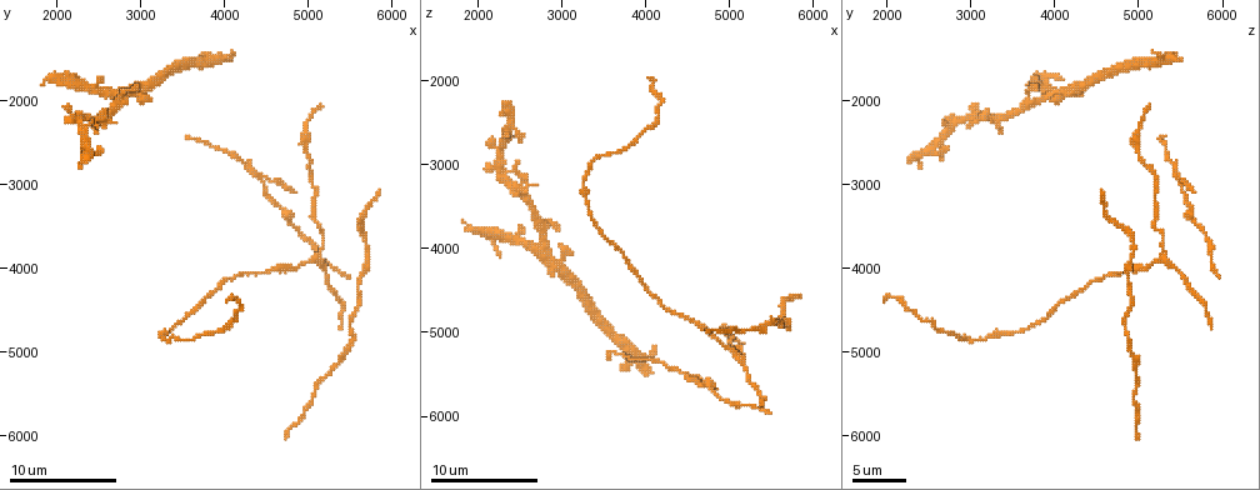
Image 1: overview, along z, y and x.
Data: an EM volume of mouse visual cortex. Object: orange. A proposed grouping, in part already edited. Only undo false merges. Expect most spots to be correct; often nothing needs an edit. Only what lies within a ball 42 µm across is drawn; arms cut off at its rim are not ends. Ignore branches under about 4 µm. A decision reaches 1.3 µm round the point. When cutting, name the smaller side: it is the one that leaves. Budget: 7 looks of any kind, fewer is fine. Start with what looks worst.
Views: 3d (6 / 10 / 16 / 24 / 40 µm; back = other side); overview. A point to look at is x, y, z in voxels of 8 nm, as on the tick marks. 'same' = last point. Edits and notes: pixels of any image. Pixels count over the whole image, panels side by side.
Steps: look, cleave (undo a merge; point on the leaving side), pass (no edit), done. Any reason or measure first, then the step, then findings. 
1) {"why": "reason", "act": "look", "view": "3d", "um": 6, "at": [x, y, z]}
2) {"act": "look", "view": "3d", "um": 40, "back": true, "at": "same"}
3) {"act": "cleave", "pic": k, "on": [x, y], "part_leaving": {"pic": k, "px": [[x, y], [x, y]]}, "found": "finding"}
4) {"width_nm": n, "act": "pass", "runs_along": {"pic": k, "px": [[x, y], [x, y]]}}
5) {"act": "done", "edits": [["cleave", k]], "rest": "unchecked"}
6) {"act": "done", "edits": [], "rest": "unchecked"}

{"why": "arms part here", "act": "look", "view": "3d", "um": 10, "at": [5100, 3950, 5300]}

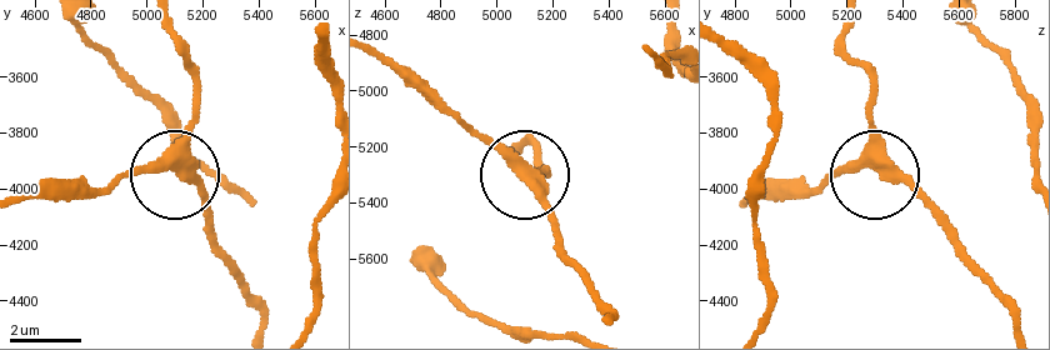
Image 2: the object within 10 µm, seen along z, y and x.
{"width_nm": 360, "act": "pass", "runs_along": {"pic": 2, "px": [[846, 25], [849, 51], [873, 88], [876, 165], [959, 238]]}, "found": "continuous, no second neuron"}

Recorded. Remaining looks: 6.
{"why": "calibre changes", "act": "look", "view": "3d", "um": 10, "at": [4750, 3450, 5650]}

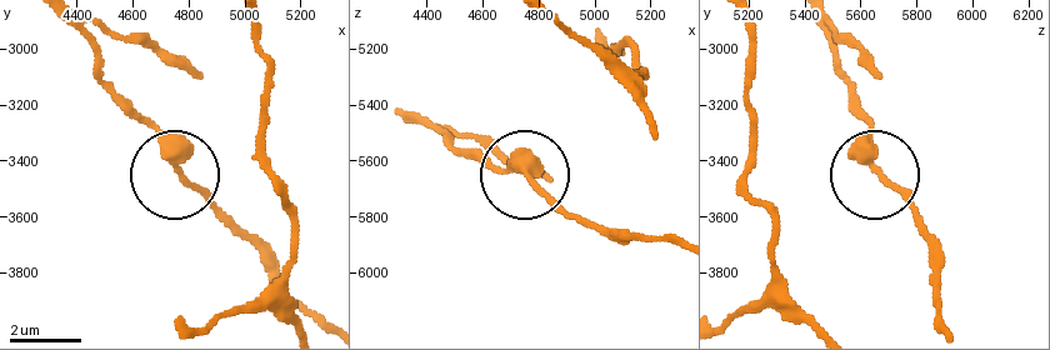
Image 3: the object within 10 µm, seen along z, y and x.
{"act": "pass", "found": "all the same neuron"}

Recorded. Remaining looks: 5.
{"act": "look", "view": "3d", "um": 10, "at": [2750, 1950, 3950]}

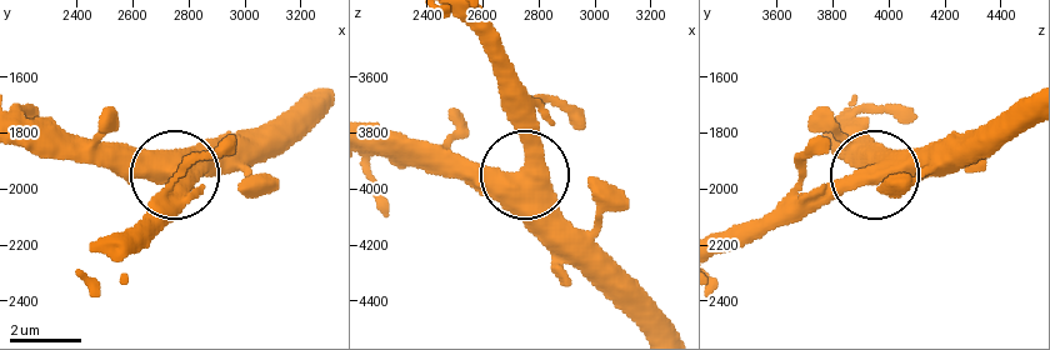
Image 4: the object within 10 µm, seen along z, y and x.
{"act": "look", "view": "3d", "um": 6, "at": [2710, 1940, 3970]}

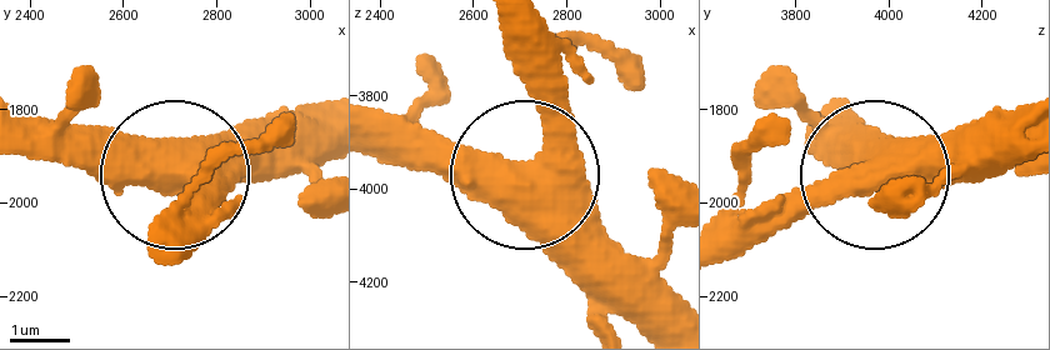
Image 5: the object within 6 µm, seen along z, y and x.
{"width_nm": 520, "act": "pass", "found": "one neuron here"}

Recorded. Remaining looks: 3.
{"act": "done", "edits": [], "rest": "unchecked"}

